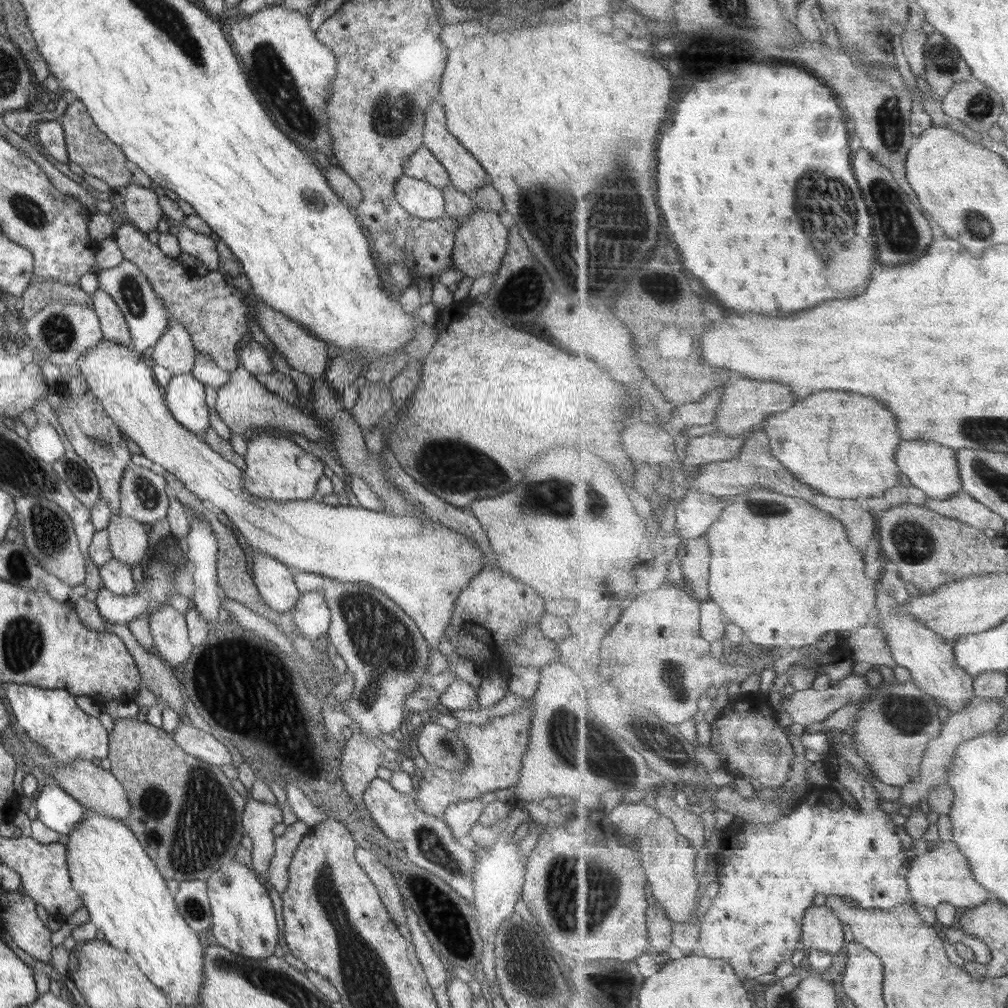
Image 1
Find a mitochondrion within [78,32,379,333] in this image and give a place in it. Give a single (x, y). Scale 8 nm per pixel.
(268, 72)

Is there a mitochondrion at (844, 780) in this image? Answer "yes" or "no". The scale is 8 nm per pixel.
no

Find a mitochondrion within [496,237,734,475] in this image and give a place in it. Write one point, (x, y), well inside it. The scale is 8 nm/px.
(593, 259)

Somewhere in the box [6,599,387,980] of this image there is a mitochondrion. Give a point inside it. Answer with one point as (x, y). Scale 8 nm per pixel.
(204, 825)

